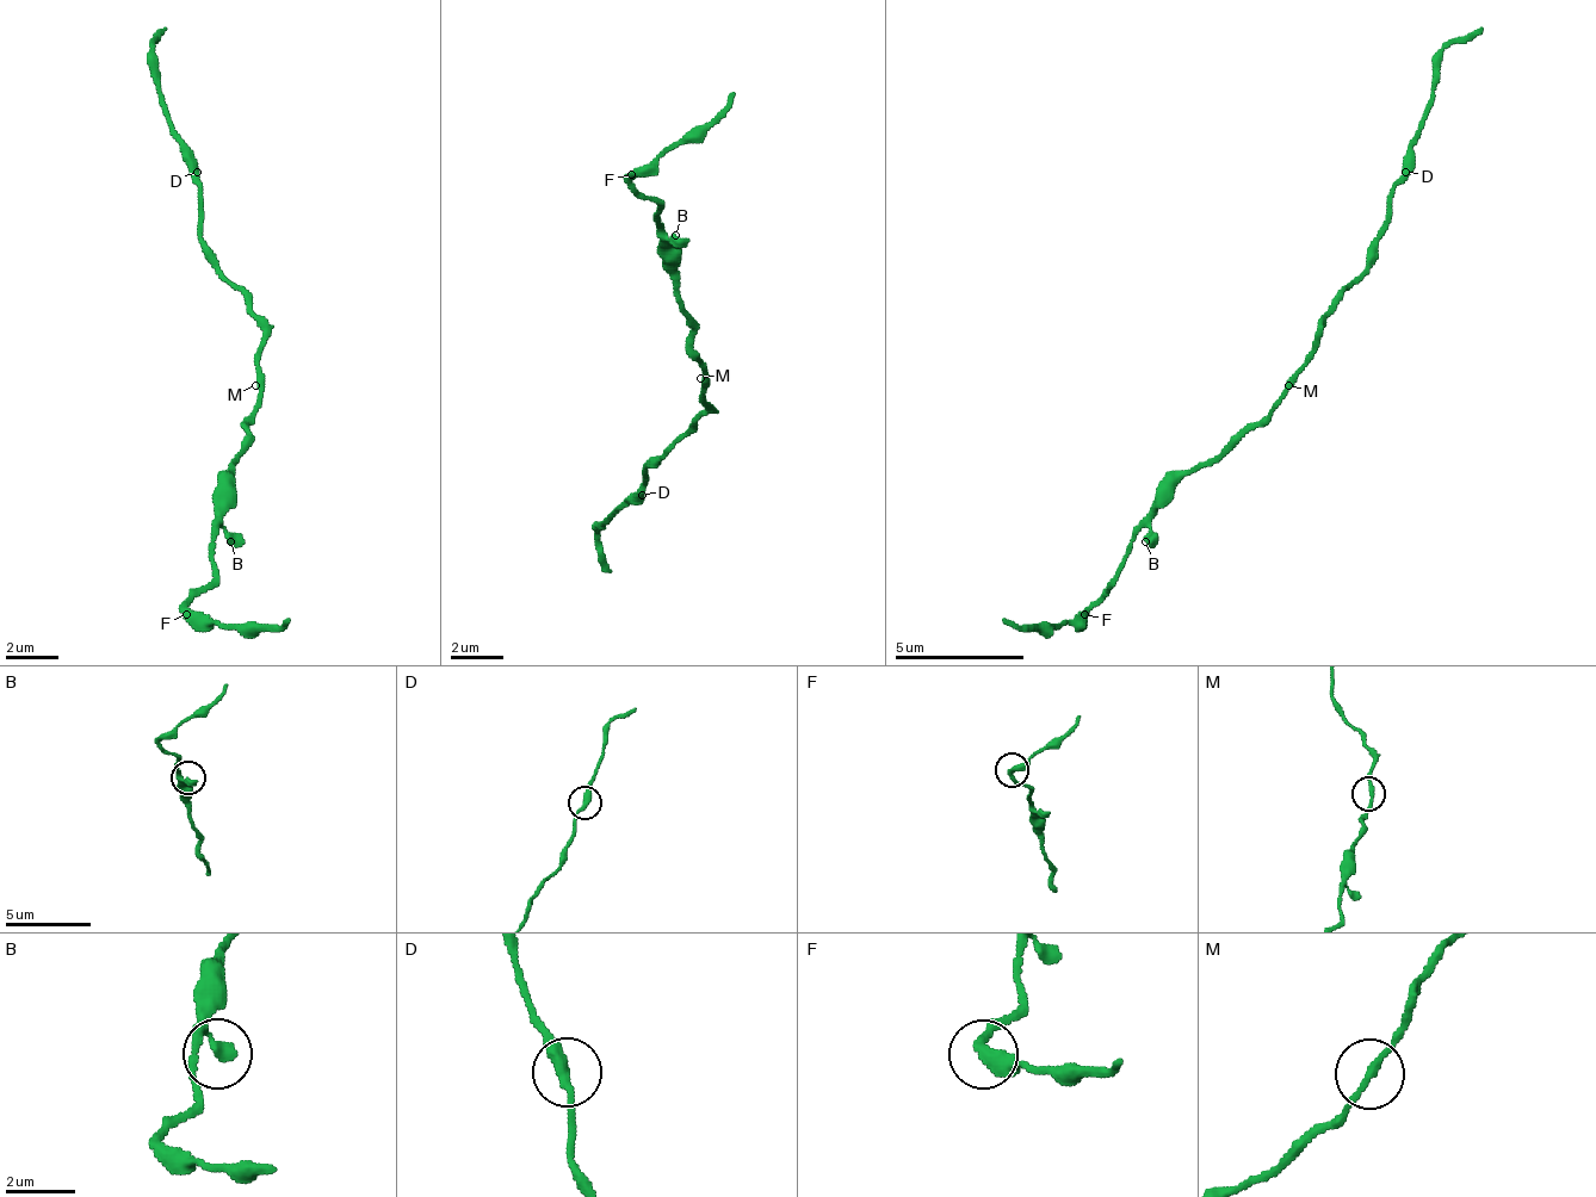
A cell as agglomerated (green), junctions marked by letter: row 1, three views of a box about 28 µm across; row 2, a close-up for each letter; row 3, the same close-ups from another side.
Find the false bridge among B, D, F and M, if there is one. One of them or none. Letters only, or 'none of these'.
F

